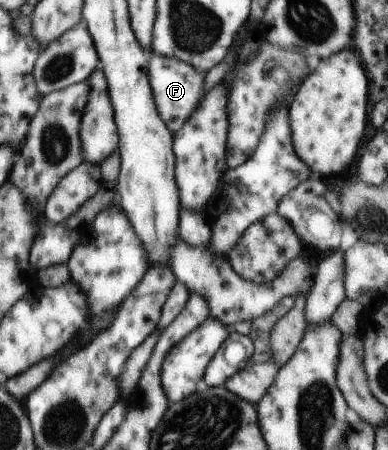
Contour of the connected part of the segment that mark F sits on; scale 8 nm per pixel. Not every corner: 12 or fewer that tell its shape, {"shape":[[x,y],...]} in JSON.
{"shape":[[154,54],[147,75],[169,131],[201,104],[203,73]]}

